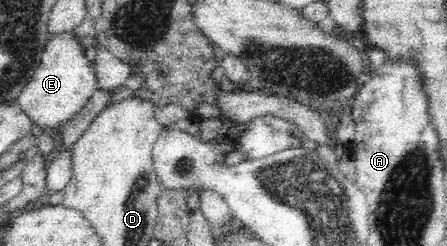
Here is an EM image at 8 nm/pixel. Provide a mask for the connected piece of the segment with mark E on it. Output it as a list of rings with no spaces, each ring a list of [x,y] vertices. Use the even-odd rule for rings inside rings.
[[[61,32],[49,34],[39,65],[24,84],[16,102],[35,124],[36,132],[47,127],[61,128],[87,104],[98,90],[97,76],[77,34]]]

